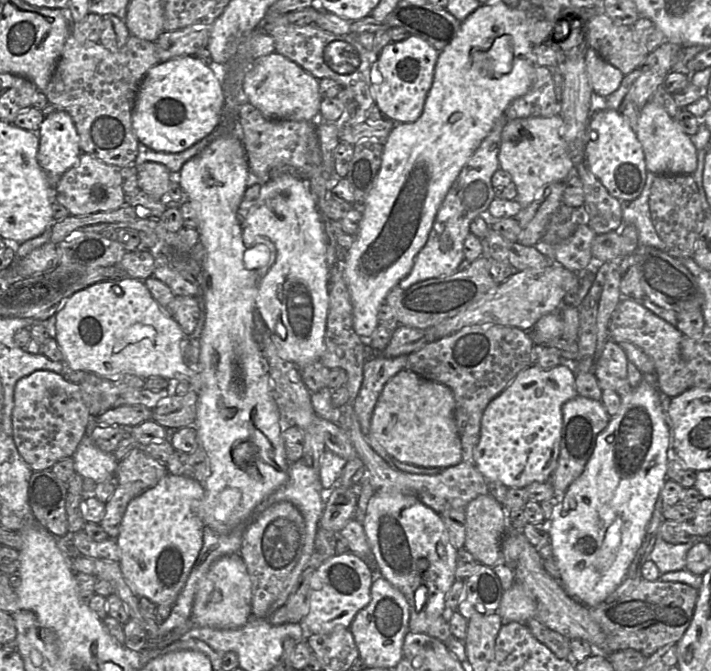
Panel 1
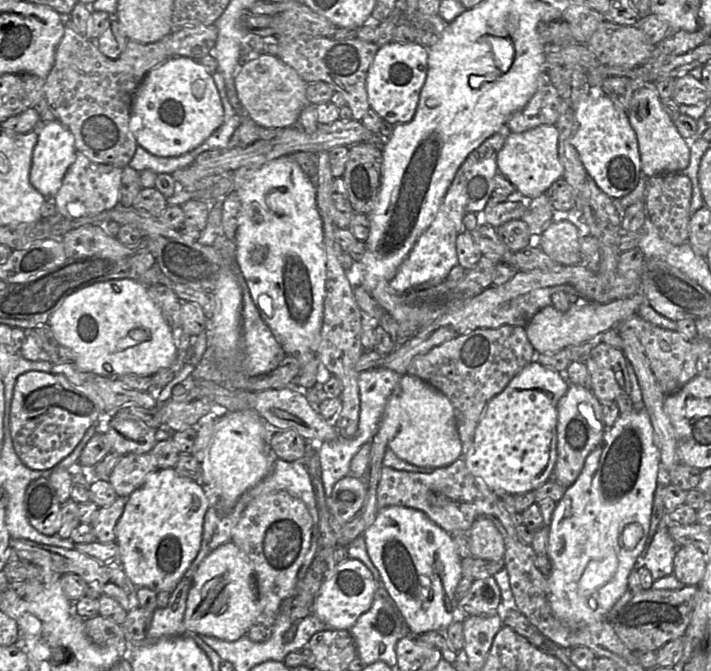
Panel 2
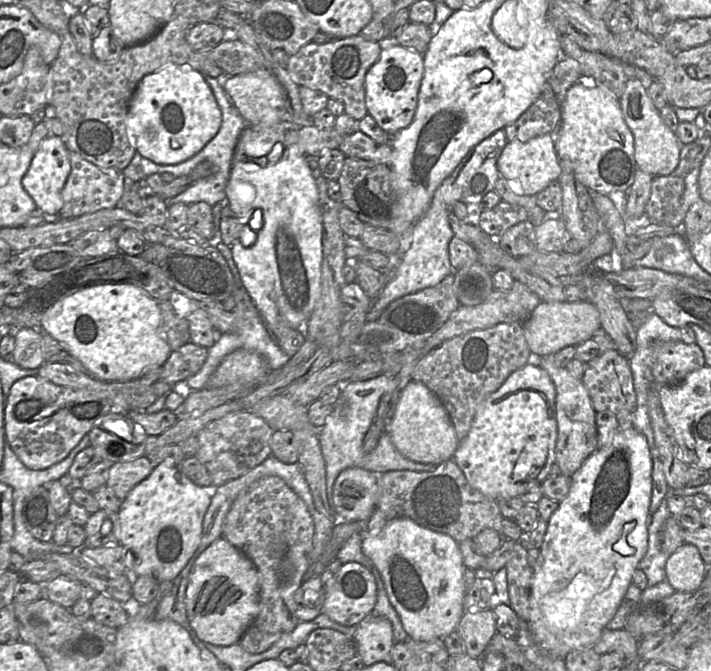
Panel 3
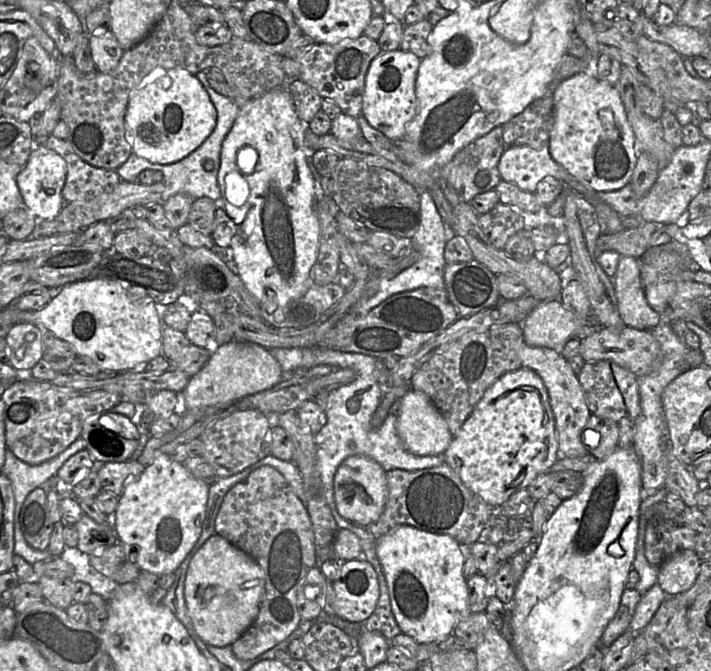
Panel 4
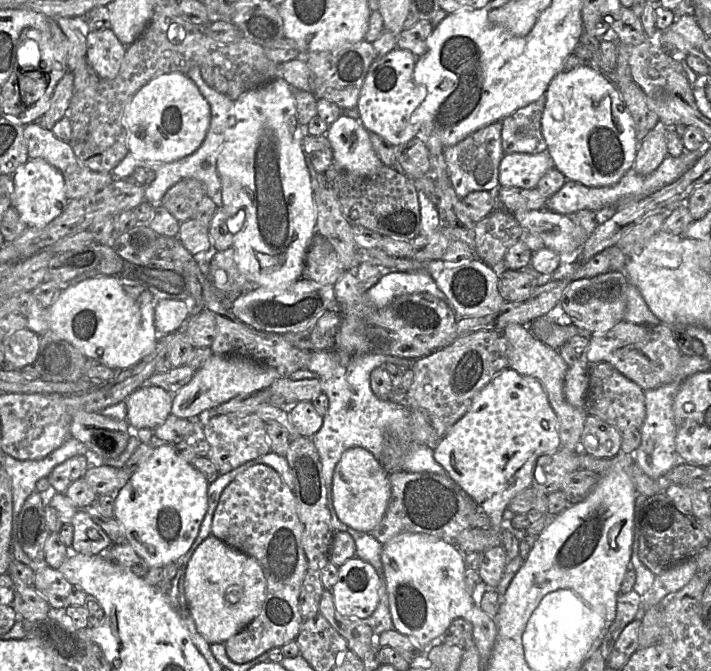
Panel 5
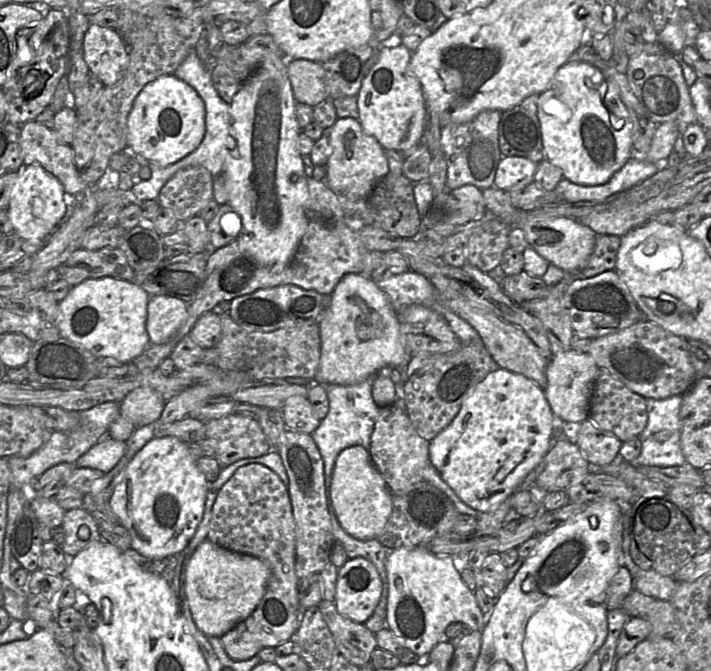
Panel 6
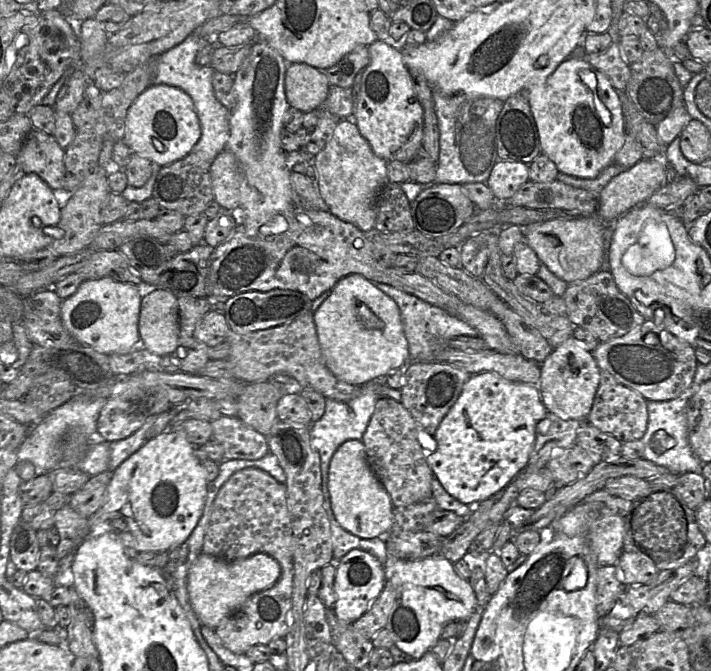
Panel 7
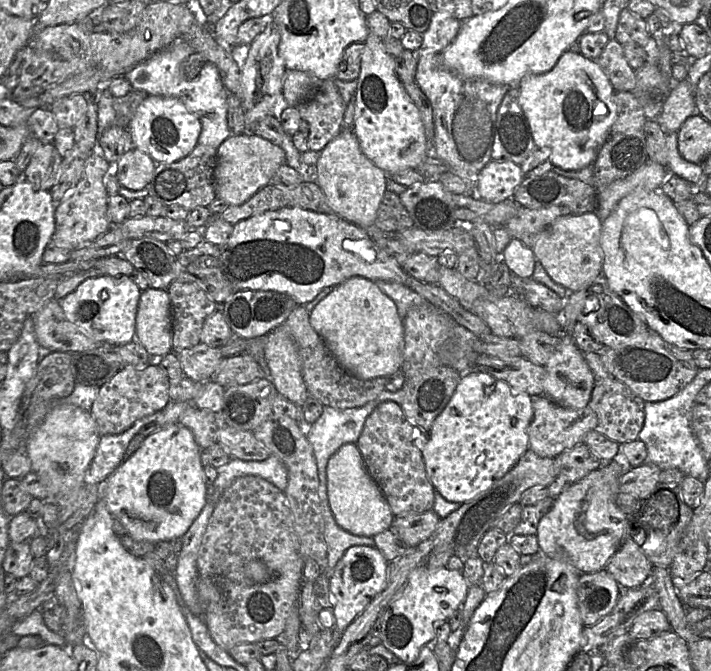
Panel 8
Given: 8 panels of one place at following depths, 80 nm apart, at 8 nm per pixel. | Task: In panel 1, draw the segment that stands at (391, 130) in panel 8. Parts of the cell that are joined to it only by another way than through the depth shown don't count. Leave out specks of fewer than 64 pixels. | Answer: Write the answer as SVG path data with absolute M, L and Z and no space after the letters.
M416 36L386 45L370 72L371 94L374 104L384 118L395 123L414 122L423 113L427 95L431 89L439 53Z

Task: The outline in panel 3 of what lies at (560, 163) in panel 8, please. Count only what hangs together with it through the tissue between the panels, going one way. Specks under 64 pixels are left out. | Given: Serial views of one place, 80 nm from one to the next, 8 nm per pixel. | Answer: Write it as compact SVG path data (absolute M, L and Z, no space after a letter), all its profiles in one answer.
M577 82L569 88L561 103L554 149L559 160L568 160L572 164L577 178L588 190L608 195L626 191L634 181L638 167L633 134L624 120L620 99L605 87L588 87Z

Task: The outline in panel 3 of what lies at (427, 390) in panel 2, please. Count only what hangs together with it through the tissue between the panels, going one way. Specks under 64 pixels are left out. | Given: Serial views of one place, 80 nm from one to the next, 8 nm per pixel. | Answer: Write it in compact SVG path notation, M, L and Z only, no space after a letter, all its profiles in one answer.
M413 380L400 391L386 431L395 448L413 462L440 465L451 460L459 446L452 421L442 402L425 385Z

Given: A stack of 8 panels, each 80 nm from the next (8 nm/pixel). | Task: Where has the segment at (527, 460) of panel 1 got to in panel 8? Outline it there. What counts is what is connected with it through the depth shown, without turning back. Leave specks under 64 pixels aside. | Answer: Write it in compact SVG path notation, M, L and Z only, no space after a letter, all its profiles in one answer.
M484 372L464 374L447 406L433 422L421 449L426 472L435 491L450 502L464 504L488 490L529 449L527 430L532 418L532 397L527 393L515 390Z

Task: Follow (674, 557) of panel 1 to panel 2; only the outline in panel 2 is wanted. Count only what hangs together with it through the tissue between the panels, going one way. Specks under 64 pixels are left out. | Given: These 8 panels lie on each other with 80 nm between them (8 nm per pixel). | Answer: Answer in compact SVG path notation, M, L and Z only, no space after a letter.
M668 512L661 518L656 533L645 551L644 555L637 561L640 568L645 566L651 572L654 581L673 574L673 560L681 545L675 542L669 532Z

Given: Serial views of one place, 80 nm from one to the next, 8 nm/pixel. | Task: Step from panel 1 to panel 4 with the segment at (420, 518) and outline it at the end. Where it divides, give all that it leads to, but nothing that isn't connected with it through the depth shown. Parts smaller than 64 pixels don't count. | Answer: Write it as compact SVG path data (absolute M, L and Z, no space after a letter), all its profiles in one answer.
M401 525L377 538L376 554L383 569L392 613L401 632L418 643L438 643L453 633L456 624L472 613L463 575L466 549L449 535Z

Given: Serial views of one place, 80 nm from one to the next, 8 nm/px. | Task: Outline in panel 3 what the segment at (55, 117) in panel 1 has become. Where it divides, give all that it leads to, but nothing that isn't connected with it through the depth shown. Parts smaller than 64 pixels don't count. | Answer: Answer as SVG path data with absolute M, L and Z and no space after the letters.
M49 135L42 140L29 168L22 178L22 186L34 200L37 209L46 216L58 216L63 206L62 189L71 170L69 151L60 136Z

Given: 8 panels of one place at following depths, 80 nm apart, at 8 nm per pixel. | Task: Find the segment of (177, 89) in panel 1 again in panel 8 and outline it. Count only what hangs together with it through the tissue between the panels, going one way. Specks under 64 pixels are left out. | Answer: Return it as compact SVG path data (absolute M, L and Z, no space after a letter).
M150 95L138 105L128 131L134 148L147 153L156 163L172 163L186 157L197 146L201 123L195 114L187 110L181 100Z

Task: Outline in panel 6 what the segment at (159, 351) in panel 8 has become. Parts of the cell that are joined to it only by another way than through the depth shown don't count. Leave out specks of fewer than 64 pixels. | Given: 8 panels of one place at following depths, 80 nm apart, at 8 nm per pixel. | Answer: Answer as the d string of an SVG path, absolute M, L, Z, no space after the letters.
M151 296L146 322L150 343L162 344L171 339L186 321L188 312L188 304L179 298Z

